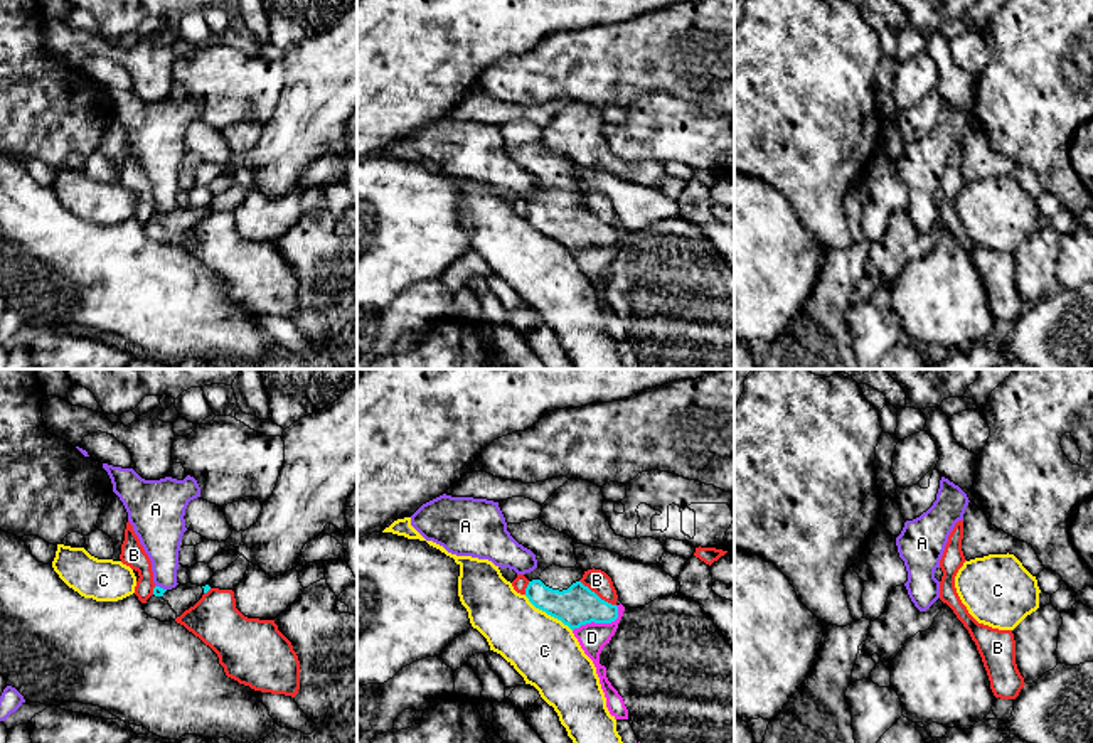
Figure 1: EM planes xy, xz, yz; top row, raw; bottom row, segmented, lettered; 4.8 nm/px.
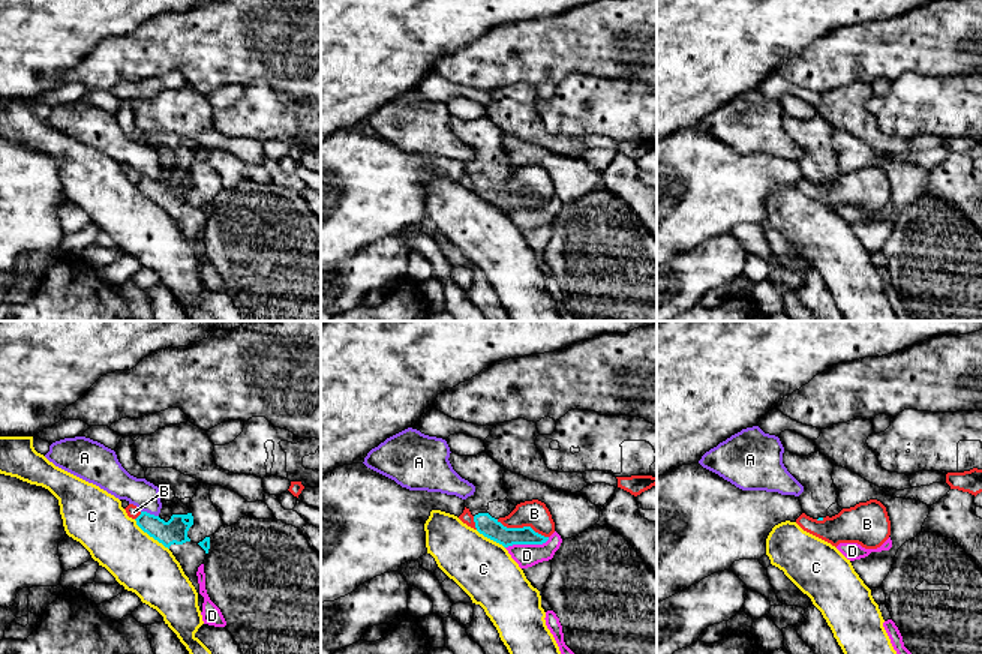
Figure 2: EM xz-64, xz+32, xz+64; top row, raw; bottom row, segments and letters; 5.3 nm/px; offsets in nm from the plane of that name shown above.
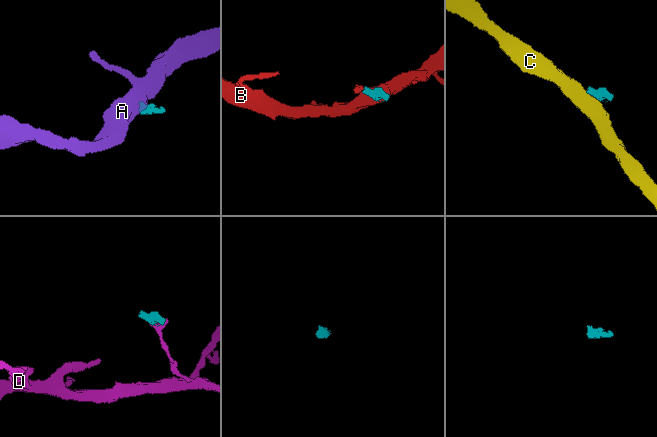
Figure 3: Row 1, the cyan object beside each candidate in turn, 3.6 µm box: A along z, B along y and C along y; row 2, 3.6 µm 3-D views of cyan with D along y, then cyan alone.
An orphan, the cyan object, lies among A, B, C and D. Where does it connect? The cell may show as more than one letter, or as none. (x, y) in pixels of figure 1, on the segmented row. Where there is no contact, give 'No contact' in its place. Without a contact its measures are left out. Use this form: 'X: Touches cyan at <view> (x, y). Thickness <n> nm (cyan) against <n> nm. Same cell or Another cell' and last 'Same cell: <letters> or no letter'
A: Touches cyan at xy (159, 587). Thickness 50 nm (cyan) against 200 nm. Another cell
B: Touches cyan at xz (597, 595). Thickness 190 nm (cyan) against 110 nm. Another cell
C: Touches cyan at xz (548, 614). Thickness 190 nm (cyan) against 320 nm. Another cell
D: Touches cyan at xz (600, 622). Thickness 190 nm (cyan) against 140 nm. Another cell
Same cell: no letter

